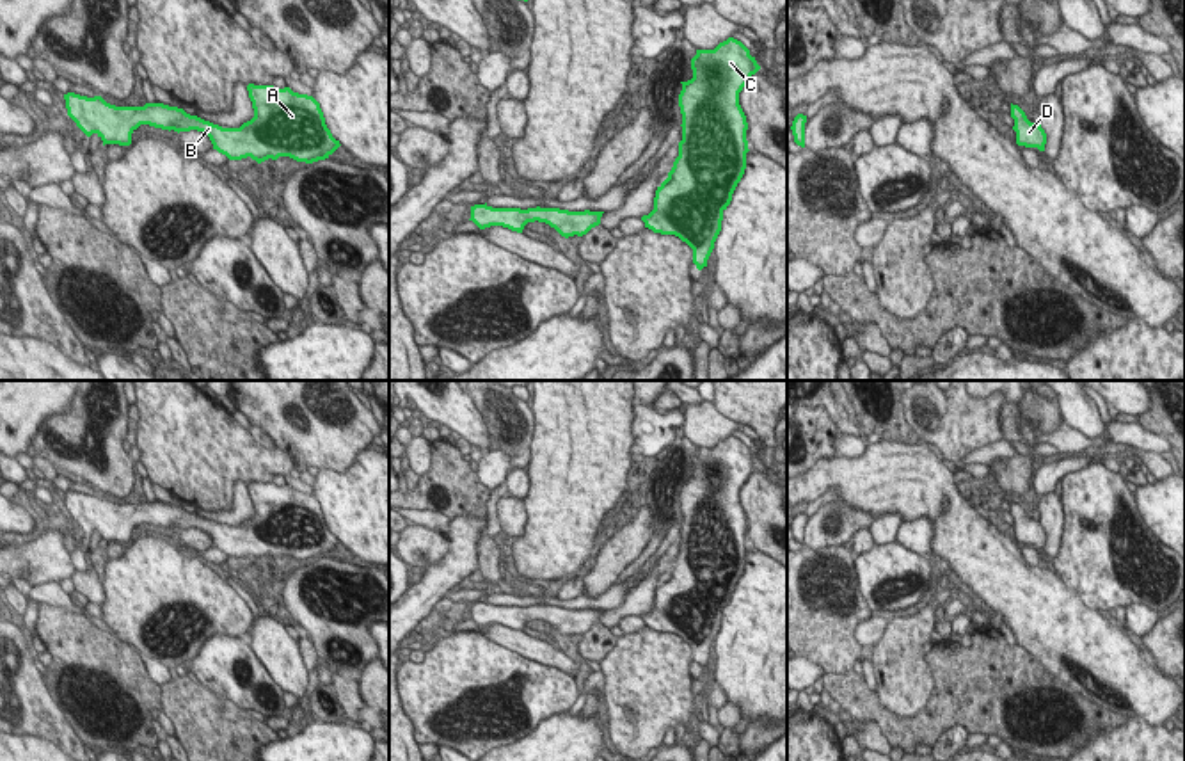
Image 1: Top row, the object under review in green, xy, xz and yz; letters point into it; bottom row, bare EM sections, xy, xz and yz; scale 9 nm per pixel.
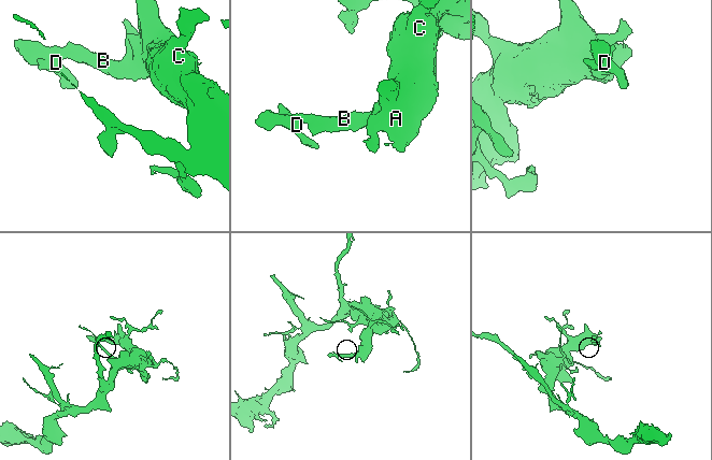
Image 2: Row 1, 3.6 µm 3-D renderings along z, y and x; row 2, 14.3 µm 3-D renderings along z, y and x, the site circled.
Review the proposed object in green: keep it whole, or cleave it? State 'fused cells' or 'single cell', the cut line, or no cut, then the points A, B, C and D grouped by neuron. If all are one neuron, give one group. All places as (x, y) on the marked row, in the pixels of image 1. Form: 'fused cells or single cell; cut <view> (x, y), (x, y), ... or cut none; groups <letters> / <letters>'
single cell; cut none; groups A B C D

